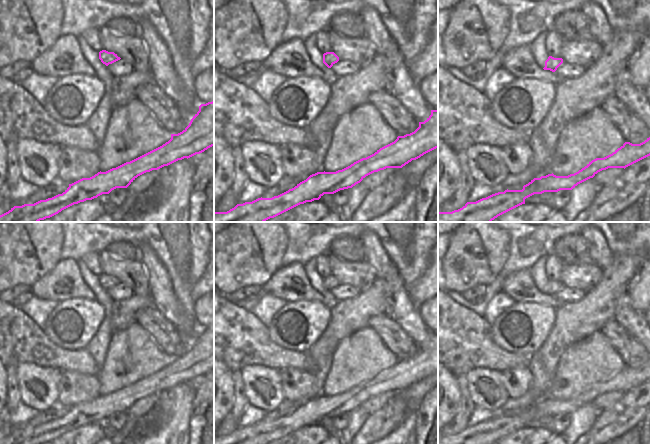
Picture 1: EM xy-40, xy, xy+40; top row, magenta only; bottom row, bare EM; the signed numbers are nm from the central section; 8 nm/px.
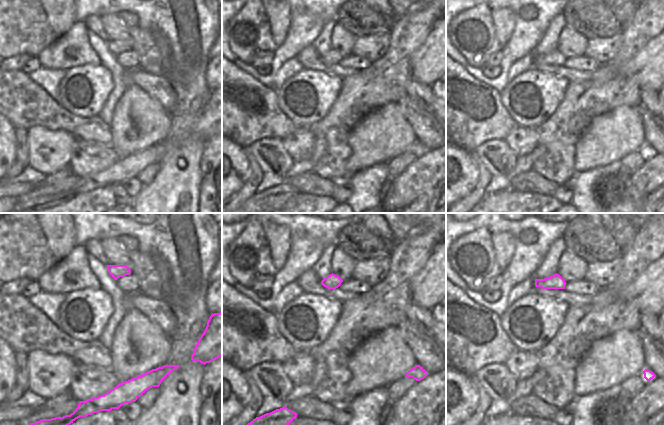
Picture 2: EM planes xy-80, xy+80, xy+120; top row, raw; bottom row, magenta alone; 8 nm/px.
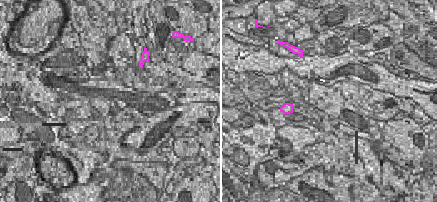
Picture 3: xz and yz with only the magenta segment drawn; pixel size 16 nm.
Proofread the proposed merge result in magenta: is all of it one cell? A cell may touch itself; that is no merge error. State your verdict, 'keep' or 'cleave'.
cleave

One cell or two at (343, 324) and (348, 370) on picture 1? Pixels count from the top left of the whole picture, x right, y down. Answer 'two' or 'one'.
two

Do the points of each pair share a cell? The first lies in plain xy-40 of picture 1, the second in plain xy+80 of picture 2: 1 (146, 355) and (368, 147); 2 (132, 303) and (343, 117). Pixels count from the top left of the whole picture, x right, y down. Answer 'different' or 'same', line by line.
1: same
2: same

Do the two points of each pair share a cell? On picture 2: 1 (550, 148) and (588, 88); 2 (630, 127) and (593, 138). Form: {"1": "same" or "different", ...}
{"1": "same", "2": "same"}

